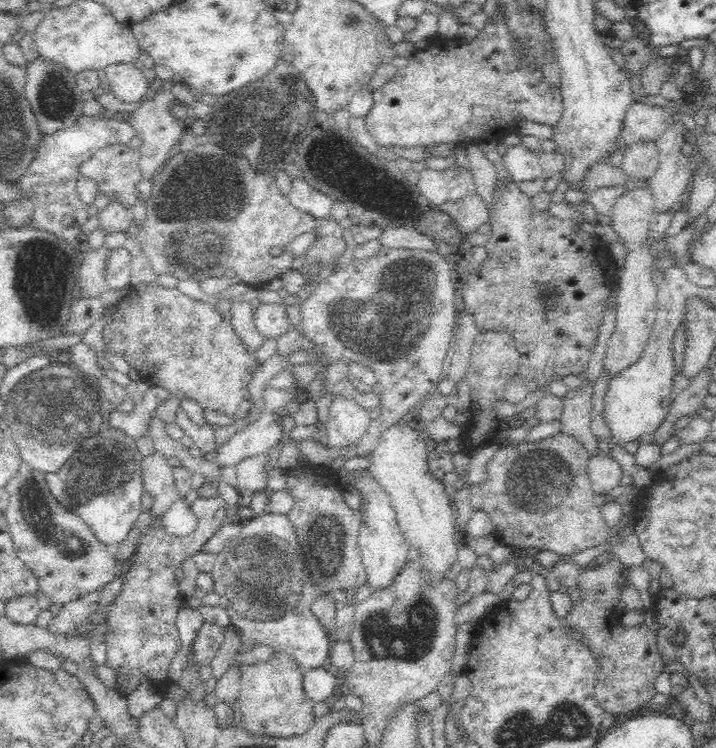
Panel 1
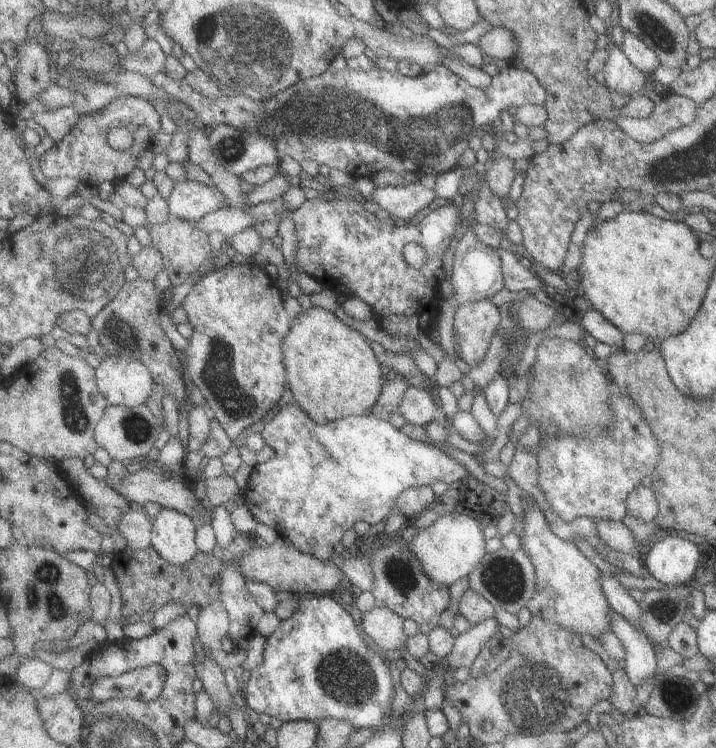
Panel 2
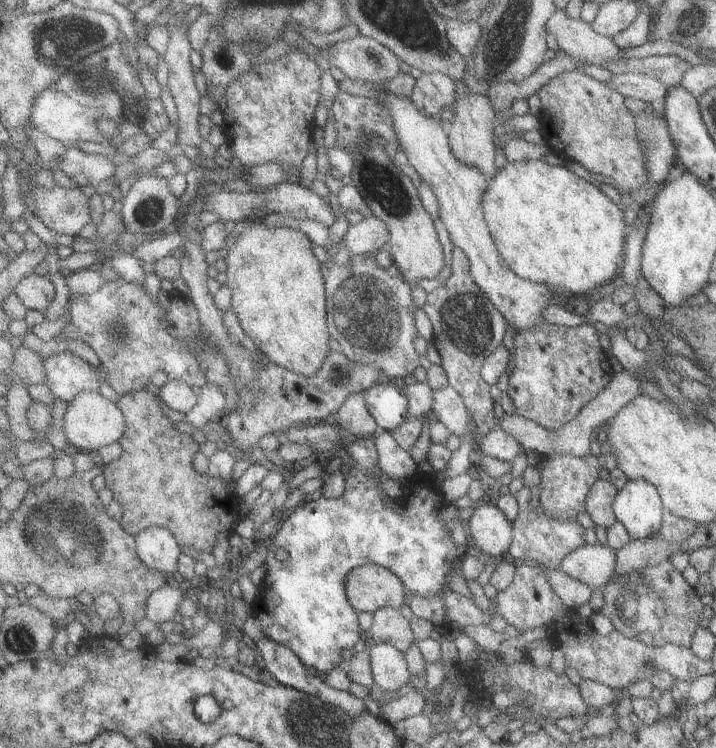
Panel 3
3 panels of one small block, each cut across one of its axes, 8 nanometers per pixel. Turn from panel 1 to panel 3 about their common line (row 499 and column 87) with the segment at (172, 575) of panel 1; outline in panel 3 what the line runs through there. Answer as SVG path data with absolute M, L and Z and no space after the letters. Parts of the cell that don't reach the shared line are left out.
M31 186L31 194L23 202L27 212L33 212L45 226L63 236L79 236L79 230L93 222L89 214L89 198L79 186L73 190L59 186L53 190Z

